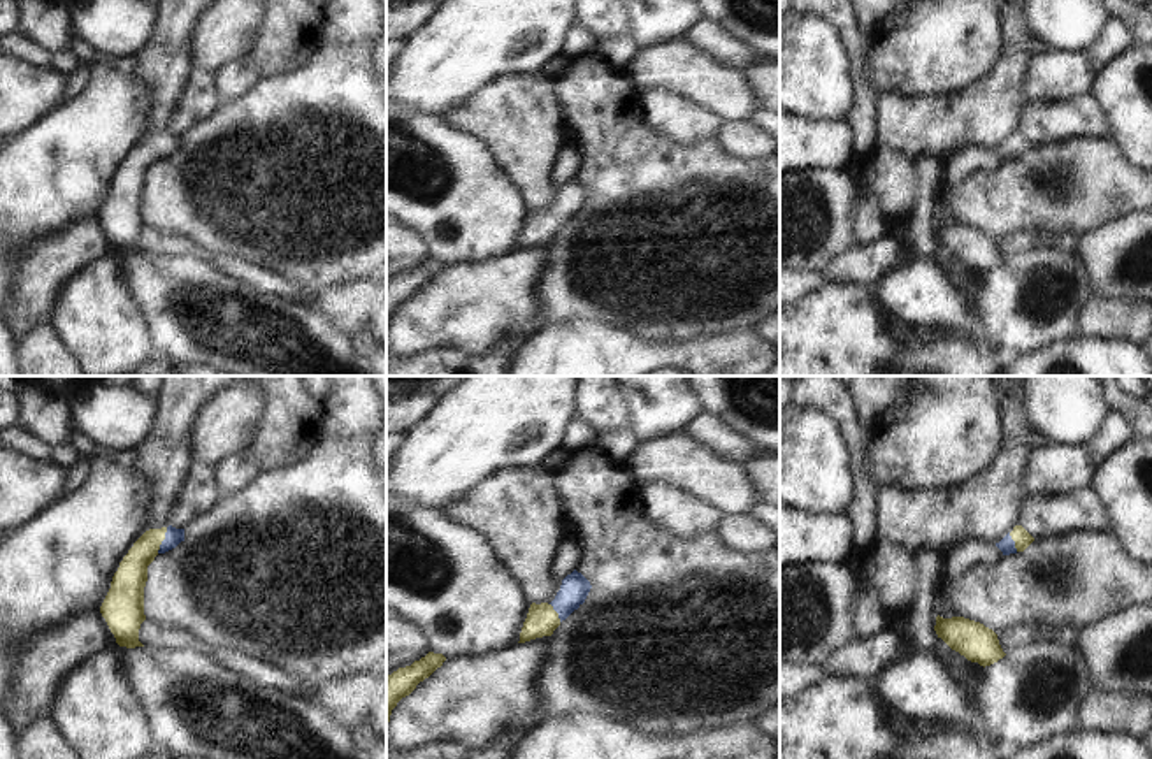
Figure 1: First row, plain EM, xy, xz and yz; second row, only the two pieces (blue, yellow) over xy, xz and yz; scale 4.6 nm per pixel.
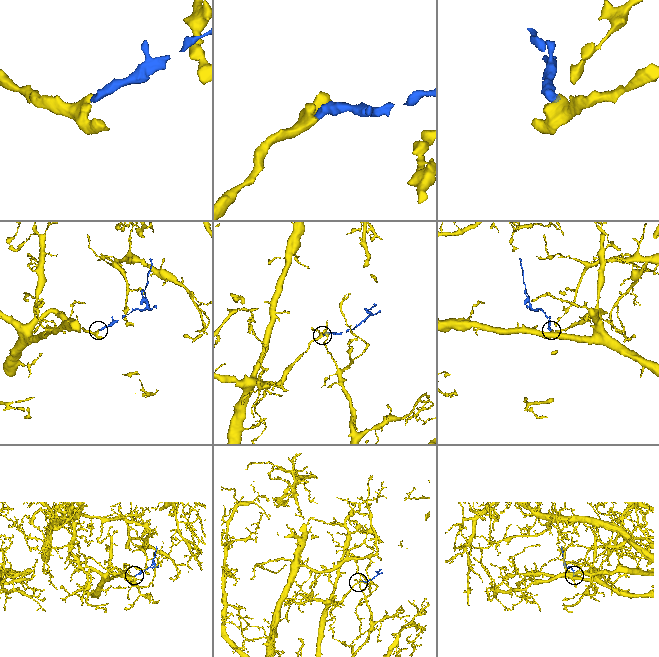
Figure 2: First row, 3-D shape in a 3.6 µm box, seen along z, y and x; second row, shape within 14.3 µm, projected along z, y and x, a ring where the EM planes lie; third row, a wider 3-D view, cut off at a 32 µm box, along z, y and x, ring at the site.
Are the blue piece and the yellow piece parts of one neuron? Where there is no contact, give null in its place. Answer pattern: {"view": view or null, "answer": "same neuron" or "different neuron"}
{"view": "xy", "answer": "same neuron"}

